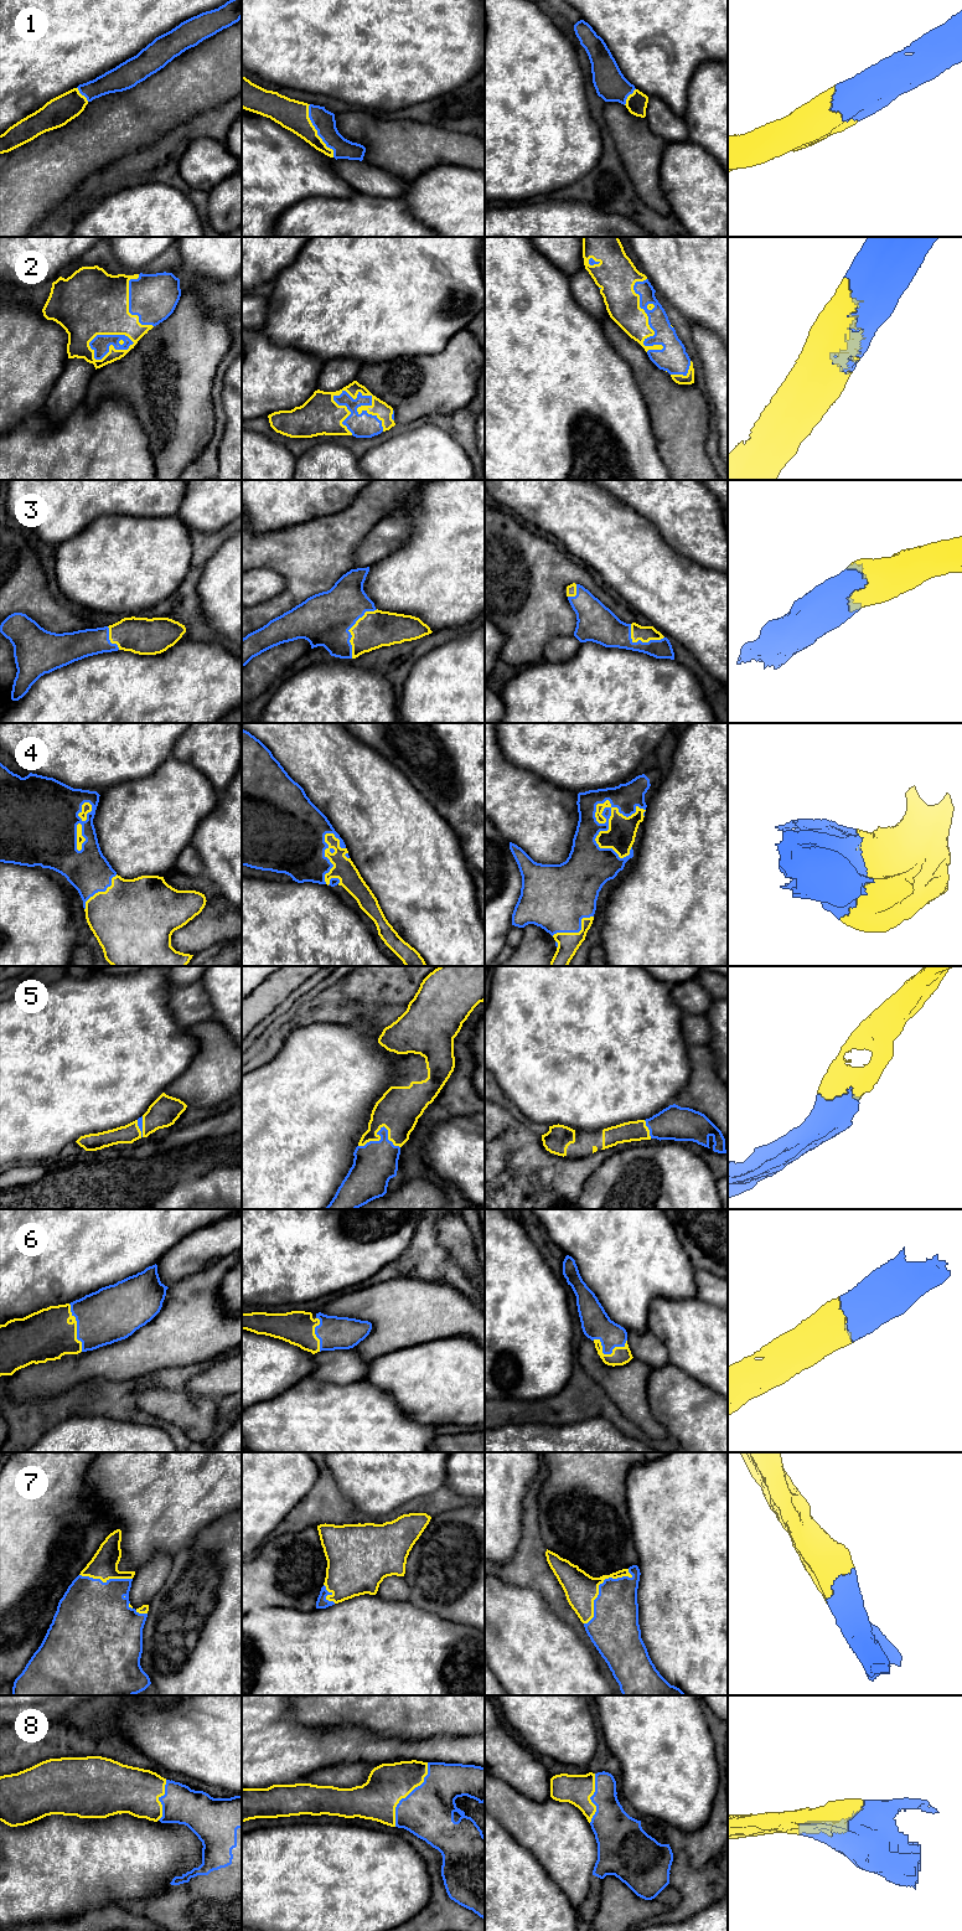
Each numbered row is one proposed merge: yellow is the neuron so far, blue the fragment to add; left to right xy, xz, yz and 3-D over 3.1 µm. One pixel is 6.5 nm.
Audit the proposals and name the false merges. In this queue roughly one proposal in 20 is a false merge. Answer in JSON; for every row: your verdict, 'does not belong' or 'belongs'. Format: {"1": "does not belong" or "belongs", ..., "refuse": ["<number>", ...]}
{"1": "belongs", "2": "belongs", "3": "belongs", "4": "belongs", "5": "belongs", "6": "belongs", "7": "belongs", "8": "belongs", "refuse": []}

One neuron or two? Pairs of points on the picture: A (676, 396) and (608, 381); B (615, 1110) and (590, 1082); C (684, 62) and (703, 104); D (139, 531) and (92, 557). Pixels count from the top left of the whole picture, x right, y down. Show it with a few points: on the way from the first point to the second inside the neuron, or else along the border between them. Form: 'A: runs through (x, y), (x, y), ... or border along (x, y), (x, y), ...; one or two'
A: border along (624, 361), (629, 367), (648, 414); two
B: runs through (611, 1103), (598, 1089); one
C: border along (714, 60), (697, 68), (686, 107); two
D: runs through (128, 542), (113, 557), (103, 557); one

